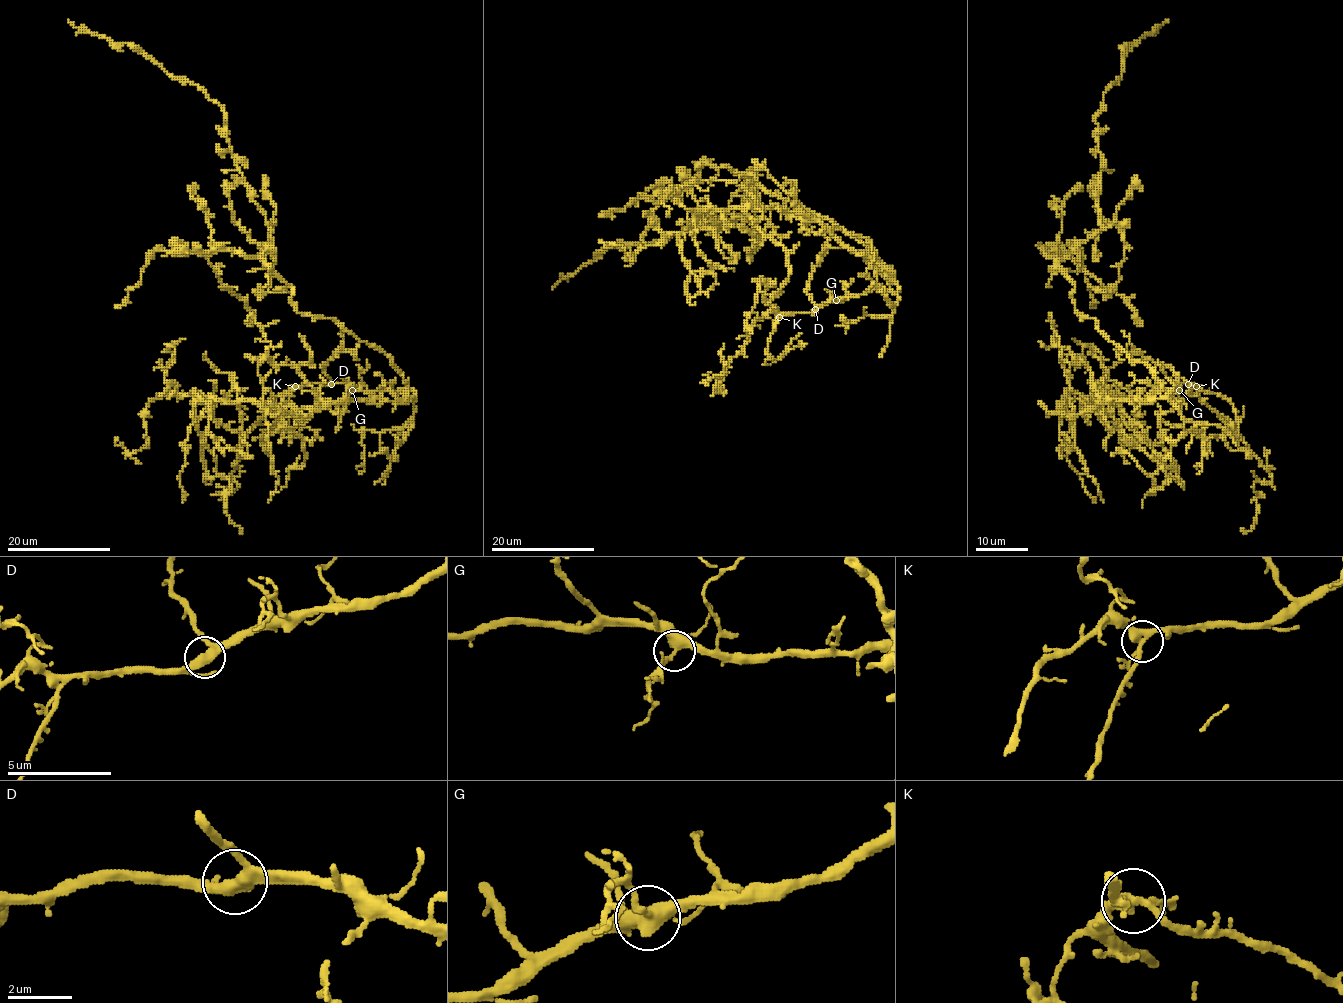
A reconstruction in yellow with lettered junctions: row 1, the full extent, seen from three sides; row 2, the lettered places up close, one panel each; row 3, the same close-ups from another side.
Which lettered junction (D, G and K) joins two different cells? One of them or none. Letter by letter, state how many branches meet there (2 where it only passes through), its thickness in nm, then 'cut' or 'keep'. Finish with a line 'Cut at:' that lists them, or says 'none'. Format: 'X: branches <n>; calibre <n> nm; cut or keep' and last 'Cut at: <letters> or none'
D: branches 4; calibre 360 nm; keep
G: branches 4; calibre 340 nm; keep
K: branches 4; calibre 340 nm; keep
Cut at: none

